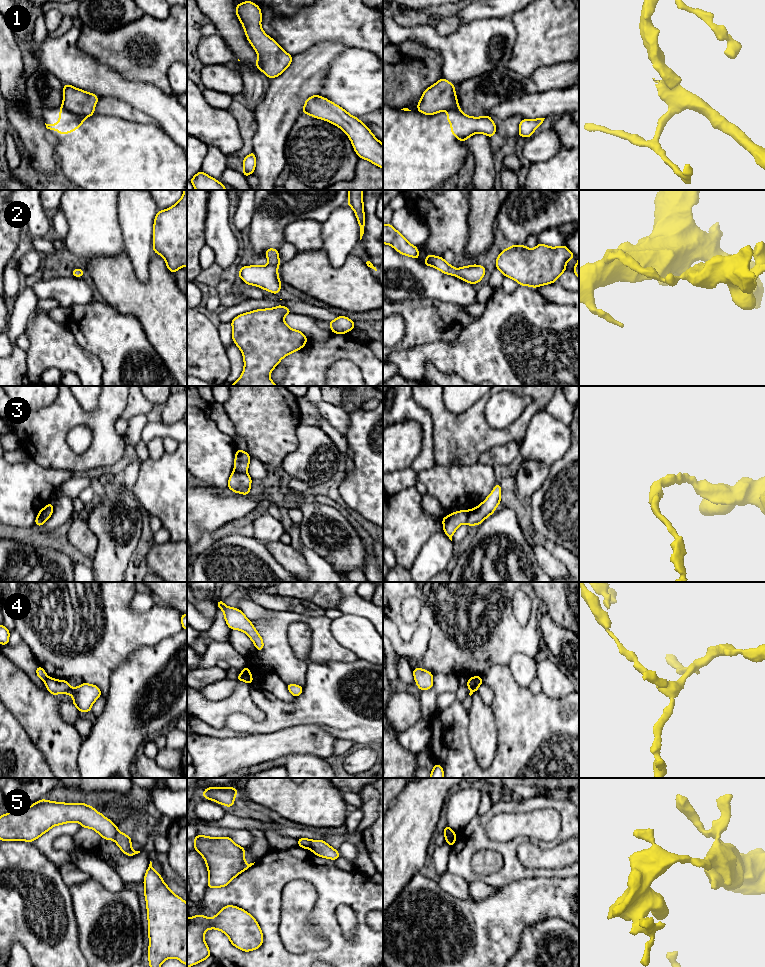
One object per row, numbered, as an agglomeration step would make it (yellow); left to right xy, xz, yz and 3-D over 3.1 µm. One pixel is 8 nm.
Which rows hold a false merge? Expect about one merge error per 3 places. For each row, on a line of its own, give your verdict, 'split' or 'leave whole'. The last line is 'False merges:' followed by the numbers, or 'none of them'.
1: split
2: leave whole
3: split
4: split
5: split
False merges: 1, 3, 4, 5

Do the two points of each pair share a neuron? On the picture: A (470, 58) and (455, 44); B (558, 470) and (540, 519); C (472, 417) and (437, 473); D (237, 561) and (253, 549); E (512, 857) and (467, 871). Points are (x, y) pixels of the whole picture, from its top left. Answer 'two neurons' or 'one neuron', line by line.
A: one neuron
B: one neuron
C: two neurons
D: one neuron
E: one neuron

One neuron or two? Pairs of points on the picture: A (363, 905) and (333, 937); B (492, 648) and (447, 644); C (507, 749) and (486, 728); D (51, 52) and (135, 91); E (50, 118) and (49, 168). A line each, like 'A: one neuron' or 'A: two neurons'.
A: one neuron
B: one neuron
C: two neurons
D: one neuron
E: two neurons

